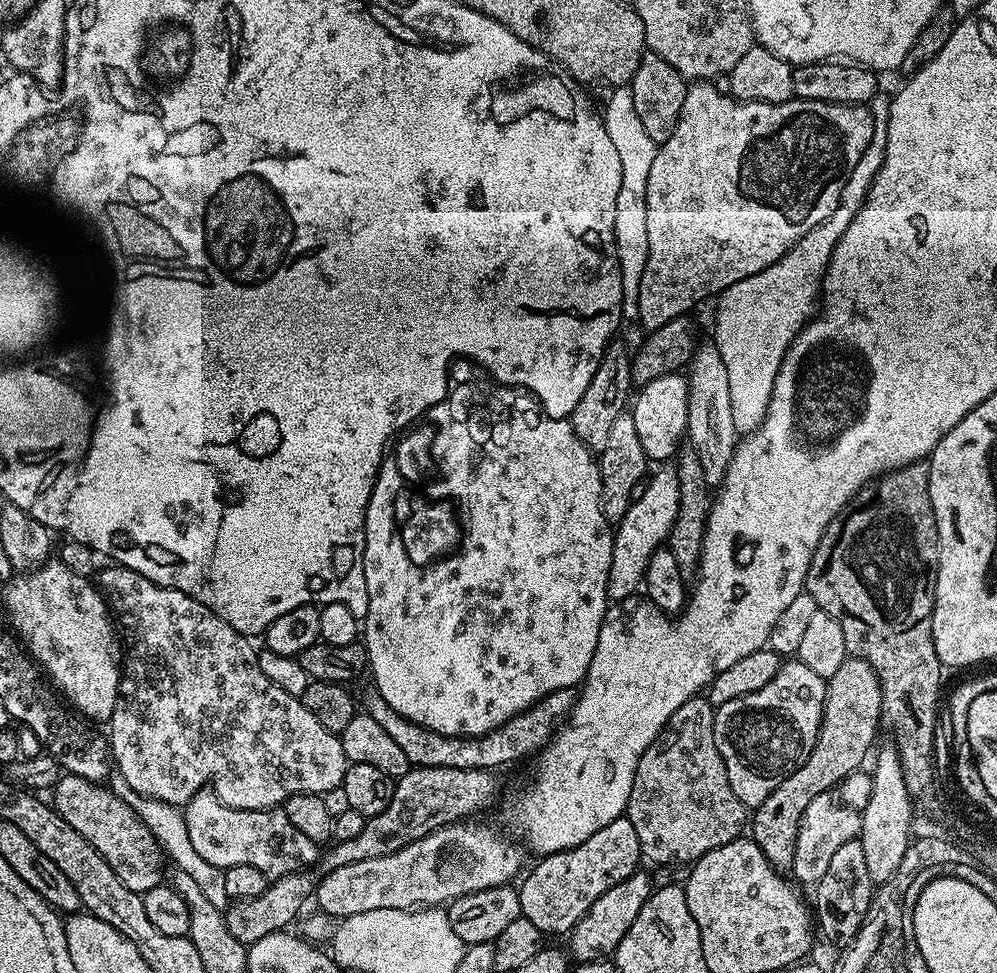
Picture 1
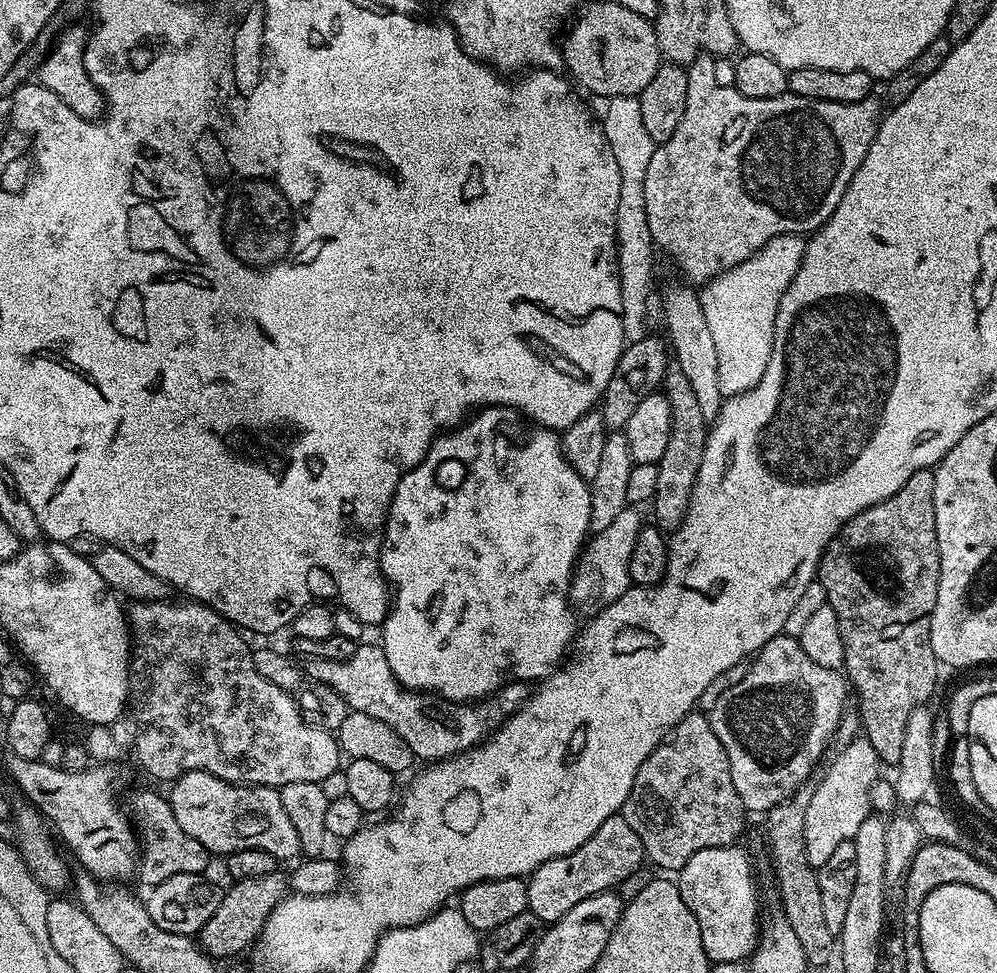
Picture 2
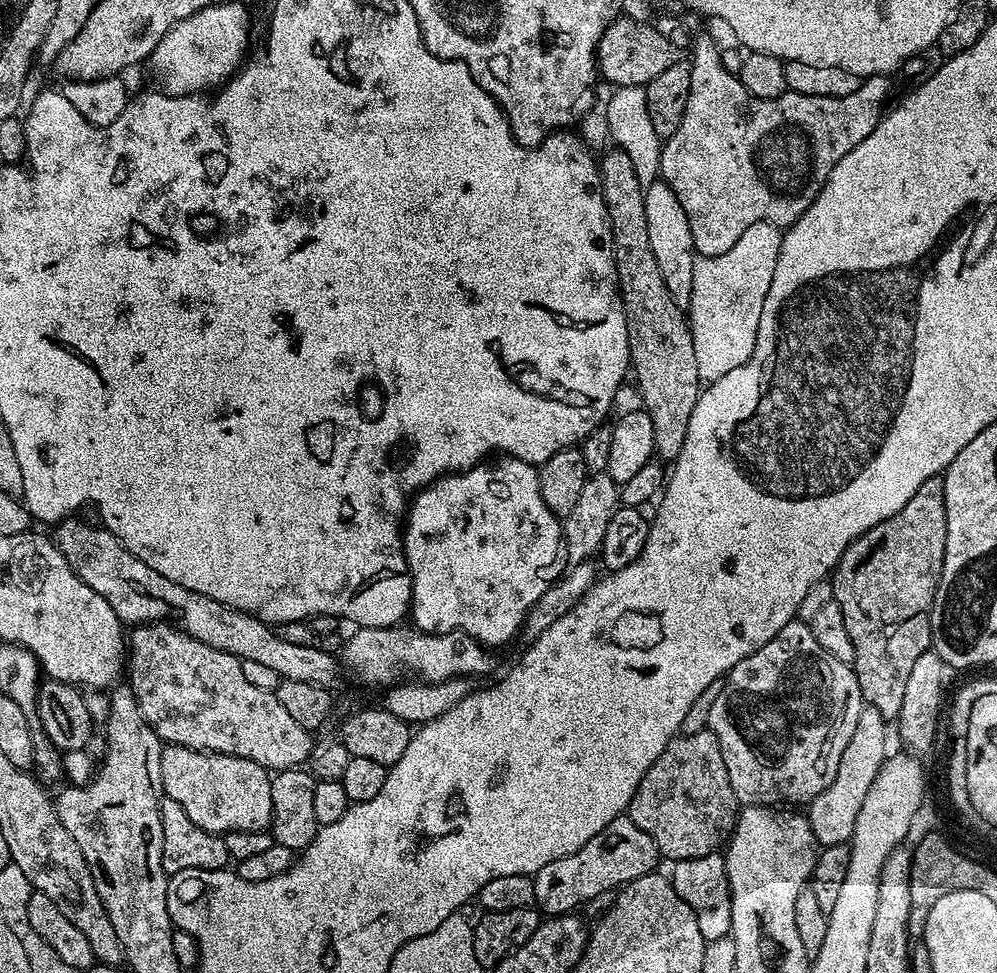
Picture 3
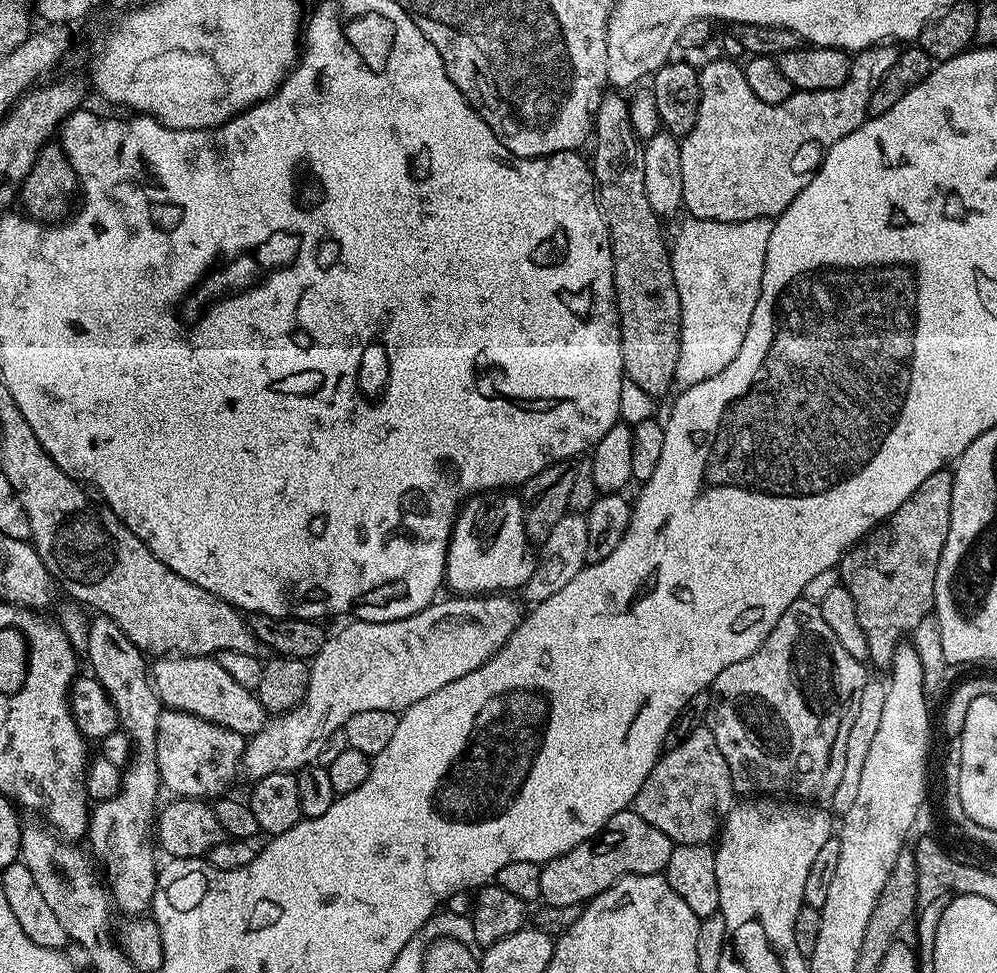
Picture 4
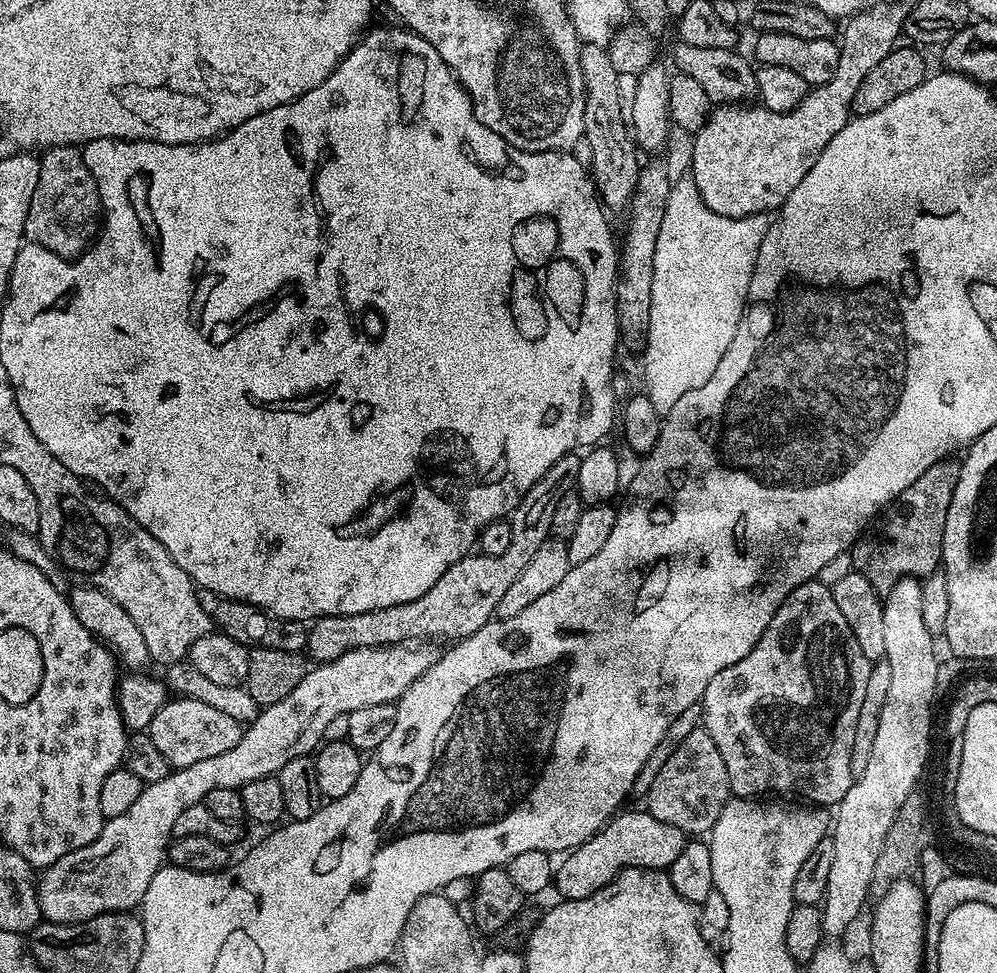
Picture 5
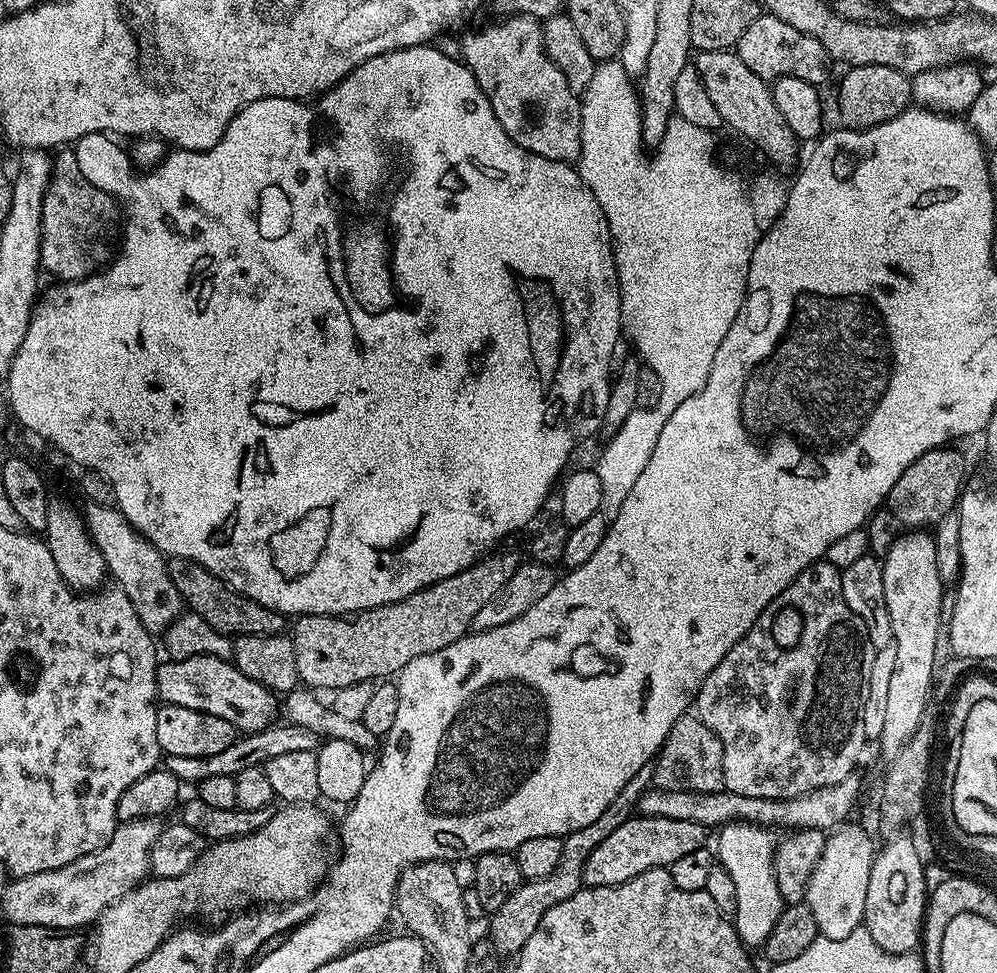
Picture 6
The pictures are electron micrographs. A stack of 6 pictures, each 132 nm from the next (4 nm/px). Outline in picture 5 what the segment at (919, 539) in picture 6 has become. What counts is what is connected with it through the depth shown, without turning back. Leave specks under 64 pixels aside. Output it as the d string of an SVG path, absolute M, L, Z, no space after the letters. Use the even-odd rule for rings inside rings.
M907 576L902 578L884 597L884 613L882 614L882 622L884 624L886 637L886 654L884 659L890 662L890 690L886 694L886 702L882 706L882 718L878 722L878 735L874 738L874 750L870 750L870 758L866 762L866 770L860 777L850 786L850 790L846 790L846 794L841 798L840 803L834 808L834 823L830 828L830 839L834 846L834 863L830 865L830 882L826 886L826 894L822 901L822 915L824 917L824 930L829 937L840 938L844 931L855 922L860 916L860 911L864 908L864 903L869 903L870 882L874 873L874 866L877 865L878 854L882 851L882 846L886 840L886 834L890 831L890 826L894 825L894 820L898 818L898 812L902 808L902 804L906 802L910 796L917 791L916 783L920 780L920 775L924 772L924 767L928 764L928 747L932 744L932 703L936 700L936 683L940 680L940 664L936 661L936 644L937 641L930 634L930 630L926 630L926 622L922 619L922 583L915 576Z

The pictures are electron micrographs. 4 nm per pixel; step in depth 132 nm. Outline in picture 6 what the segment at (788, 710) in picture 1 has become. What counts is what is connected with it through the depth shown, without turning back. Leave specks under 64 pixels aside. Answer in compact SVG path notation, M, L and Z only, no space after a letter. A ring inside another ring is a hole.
M817 562L809 566L805 572L800 573L800 577L789 586L766 610L760 615L760 618L750 626L750 630L739 640L730 646L726 658L710 670L706 682L698 690L694 701L695 715L700 717L700 721L714 734L718 734L718 742L722 742L722 770L724 771L724 784L732 784L732 788L740 788L742 792L752 792L750 798L794 798L807 792L818 790L822 786L834 786L842 782L848 776L857 771L856 763L860 760L860 755L864 752L866 737L864 727L862 726L862 710L866 706L866 694L870 686L870 662L874 662L874 654L877 648L868 641L866 634L866 625L862 623L862 618L846 606L846 598L842 598L842 582L840 581L841 569L827 562ZM812 668L816 668L816 692L812 692ZM796 676L800 676L800 692L808 692L808 744L800 748L800 744L788 744L788 728L792 728L792 720L788 720L788 701L792 694L792 688Z

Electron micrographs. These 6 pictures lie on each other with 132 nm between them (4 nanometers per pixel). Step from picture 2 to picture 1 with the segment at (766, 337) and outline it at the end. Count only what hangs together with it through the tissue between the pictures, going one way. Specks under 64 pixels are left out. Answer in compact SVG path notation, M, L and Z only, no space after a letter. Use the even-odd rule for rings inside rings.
M877 94L871 102L870 111L874 118L874 134L870 146L858 158L846 186L842 186L840 205L825 224L820 224L810 234L806 234L774 266L766 266L742 282L734 282L720 293L716 308L716 349L726 362L726 374L730 381L730 406L734 406L734 426L737 433L751 434L768 416L772 402L772 391L784 362L784 355L794 342L794 338L812 319L822 296L824 274L832 257L834 246L846 234L852 219L868 197L872 180L882 170L886 134L888 133L889 97Z

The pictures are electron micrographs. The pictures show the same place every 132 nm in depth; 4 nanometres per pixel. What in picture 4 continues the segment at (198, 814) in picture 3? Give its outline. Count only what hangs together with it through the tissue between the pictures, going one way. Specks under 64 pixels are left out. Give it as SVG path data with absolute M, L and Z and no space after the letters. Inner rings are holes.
M161 711L158 718L160 783L176 798L220 798L229 791L244 762L246 737L185 712Z

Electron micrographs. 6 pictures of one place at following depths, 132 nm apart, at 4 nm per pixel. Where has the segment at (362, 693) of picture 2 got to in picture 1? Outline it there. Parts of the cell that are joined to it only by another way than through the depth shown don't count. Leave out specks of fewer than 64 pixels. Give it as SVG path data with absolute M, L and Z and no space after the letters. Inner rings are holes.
M560 688L542 697L540 701L526 709L522 714L510 718L502 726L495 728L486 736L461 739L459 736L440 736L430 732L427 728L418 726L387 704L380 695L373 695L373 700L366 708L367 715L374 718L374 722L381 724L386 729L386 734L402 746L406 753L409 765L418 768L486 768L501 770L507 764L516 764L519 760L535 757L541 748L545 748L549 740L556 735L562 721L572 711L576 703L577 693L571 688Z

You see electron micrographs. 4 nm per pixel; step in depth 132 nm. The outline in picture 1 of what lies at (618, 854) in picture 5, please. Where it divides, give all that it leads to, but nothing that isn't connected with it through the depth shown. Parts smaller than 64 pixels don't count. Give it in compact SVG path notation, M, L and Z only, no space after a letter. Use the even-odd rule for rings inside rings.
M622 815L602 826L598 834L590 834L586 842L565 852L552 852L537 861L532 873L523 877L524 885L519 885L520 911L545 934L568 934L584 917L586 910L590 910L590 906L610 890L610 886L618 886L618 882L630 878L630 874L641 867L642 853L634 826L627 815Z

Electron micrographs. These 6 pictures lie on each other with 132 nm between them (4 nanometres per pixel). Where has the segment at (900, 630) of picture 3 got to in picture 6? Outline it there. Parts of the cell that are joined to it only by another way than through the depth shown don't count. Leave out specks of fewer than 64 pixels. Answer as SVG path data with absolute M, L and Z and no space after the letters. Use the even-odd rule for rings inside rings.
M952 446L926 450L926 454L922 454L922 458L918 458L909 468L902 470L902 478L898 478L898 482L894 482L894 490L890 490L884 503L872 513L871 520L867 521L869 549L873 553L883 554L888 551L888 547L895 542L897 536L903 536L905 532L931 529L945 514L957 507L960 494L965 487L964 456L962 453L955 452Z

